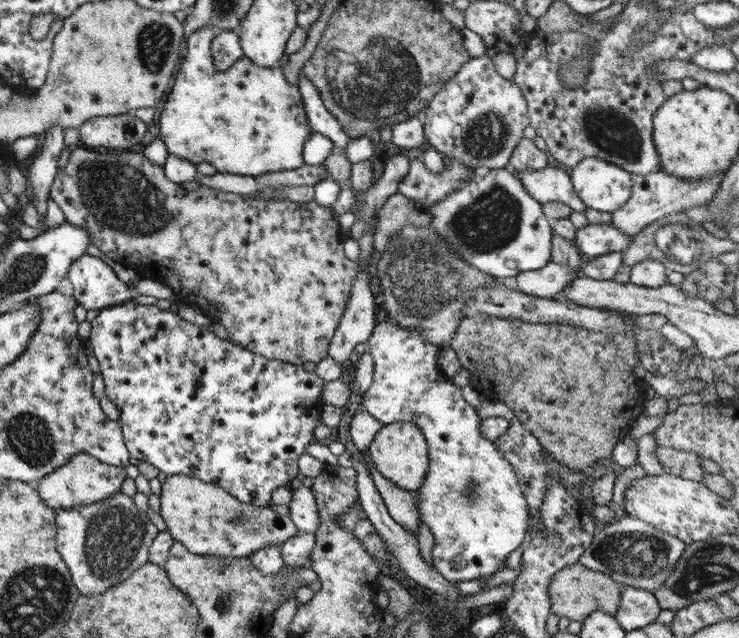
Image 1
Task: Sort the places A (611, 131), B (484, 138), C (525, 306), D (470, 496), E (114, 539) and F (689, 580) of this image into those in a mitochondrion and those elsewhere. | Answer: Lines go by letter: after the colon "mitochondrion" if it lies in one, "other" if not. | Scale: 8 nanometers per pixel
A: mitochondrion
B: mitochondrion
C: other
D: mitochondrion
E: mitochondrion
F: mitochondrion

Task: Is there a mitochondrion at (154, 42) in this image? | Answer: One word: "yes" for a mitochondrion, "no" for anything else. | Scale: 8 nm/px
yes

